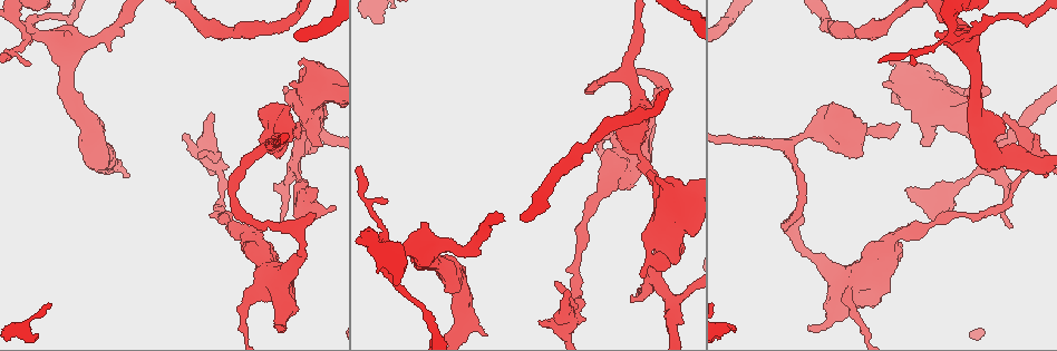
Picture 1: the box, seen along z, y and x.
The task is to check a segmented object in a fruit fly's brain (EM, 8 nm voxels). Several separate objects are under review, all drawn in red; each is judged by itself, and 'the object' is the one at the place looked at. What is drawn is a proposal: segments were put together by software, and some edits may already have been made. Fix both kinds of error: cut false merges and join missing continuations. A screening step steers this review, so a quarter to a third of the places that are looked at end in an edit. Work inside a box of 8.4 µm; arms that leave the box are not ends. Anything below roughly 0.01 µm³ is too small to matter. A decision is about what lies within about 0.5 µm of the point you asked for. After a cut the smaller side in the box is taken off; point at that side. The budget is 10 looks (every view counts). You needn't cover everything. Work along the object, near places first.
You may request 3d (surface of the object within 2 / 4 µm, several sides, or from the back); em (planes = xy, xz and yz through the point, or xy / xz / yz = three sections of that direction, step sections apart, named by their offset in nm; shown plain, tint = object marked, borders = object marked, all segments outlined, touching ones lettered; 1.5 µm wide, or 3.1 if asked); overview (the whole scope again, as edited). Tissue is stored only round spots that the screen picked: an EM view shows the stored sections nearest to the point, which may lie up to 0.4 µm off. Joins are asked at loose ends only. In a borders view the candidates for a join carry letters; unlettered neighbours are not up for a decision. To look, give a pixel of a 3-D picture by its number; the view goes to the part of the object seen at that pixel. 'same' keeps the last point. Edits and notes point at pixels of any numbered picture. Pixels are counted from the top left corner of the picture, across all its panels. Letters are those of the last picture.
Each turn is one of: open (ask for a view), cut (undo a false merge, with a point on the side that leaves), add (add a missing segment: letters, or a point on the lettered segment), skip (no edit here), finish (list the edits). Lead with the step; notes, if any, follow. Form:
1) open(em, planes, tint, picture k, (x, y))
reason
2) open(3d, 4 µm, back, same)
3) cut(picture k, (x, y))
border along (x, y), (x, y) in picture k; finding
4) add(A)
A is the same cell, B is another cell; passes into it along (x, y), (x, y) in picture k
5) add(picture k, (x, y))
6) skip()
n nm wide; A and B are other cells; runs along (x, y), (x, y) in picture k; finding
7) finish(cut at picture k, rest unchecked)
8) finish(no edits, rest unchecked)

open(3d, 4 µm, back, picture 1, (29, 36))
four arms meet

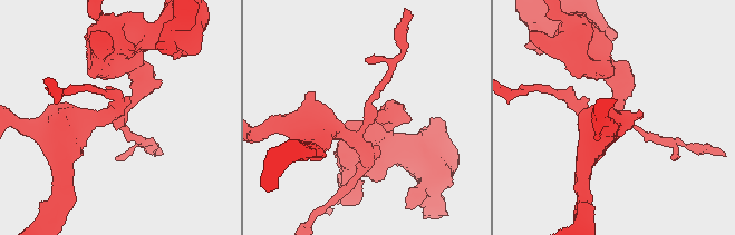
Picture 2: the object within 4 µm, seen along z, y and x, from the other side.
open(em, planes, borders, picture 2, (371, 114))
now the EM

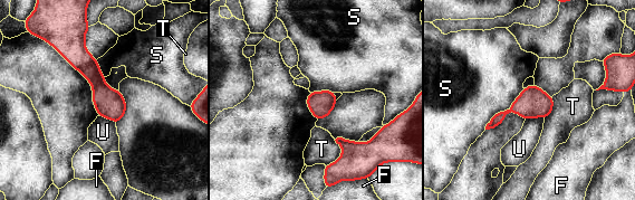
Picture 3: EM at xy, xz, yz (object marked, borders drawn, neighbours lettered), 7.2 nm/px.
cut(picture 3, (79, 58))
S touches over 400 nm; F, S, T and U are other cells; border along (103, 81), (94, 88) in picture 3; a second cell is stuck on

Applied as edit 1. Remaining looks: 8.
open(3d, 4 µm, picture 1, (1035, 136))
an open end

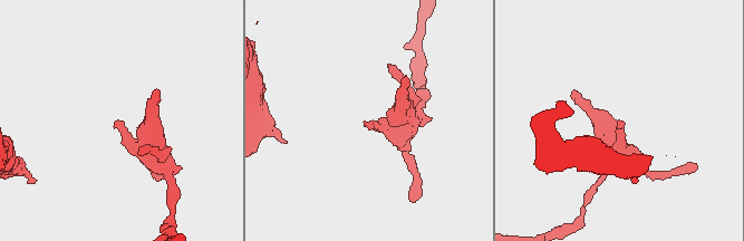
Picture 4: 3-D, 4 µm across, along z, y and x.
open(em, planes, tint, picture 4, (364, 120))

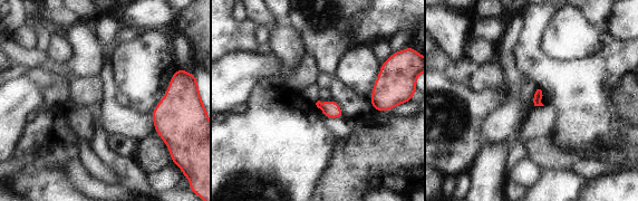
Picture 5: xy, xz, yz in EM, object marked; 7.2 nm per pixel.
open(em, planes, borders, same)

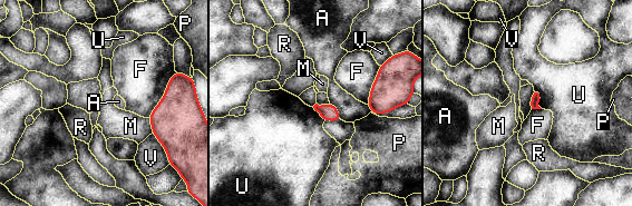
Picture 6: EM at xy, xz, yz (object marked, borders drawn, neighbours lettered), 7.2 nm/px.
skip()
F touches over 360 nm; A, F, M, P, R, U and V are other cells; border along (535, 91), (542, 108) in picture 6; none of them fits

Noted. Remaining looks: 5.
open(em, xz, step 8, tint, picture 1, (670, 303))
three-way junction

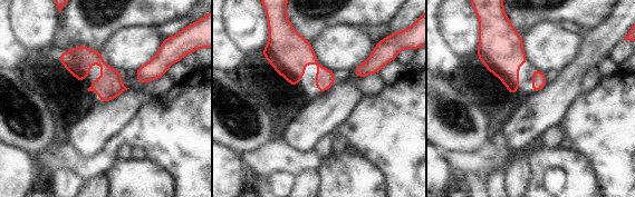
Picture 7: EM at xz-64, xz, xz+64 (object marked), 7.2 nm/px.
open(em, planes, tint, same)
another direction

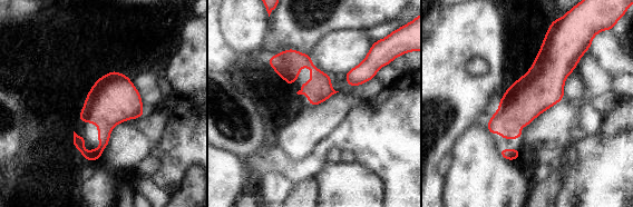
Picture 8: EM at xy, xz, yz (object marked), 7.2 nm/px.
open(em, planes, borders, same)
what lies round it

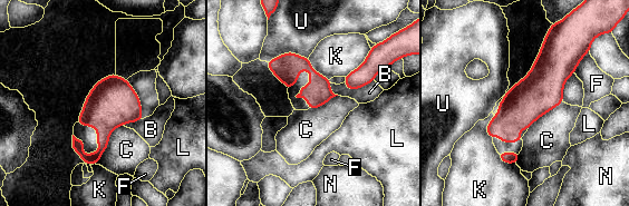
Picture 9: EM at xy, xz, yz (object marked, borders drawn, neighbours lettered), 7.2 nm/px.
skip()
B, C, F, K, L, N and U are other cells; continuous, no second cell

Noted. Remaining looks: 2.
finish(cut at picture 3, rest unchecked)

